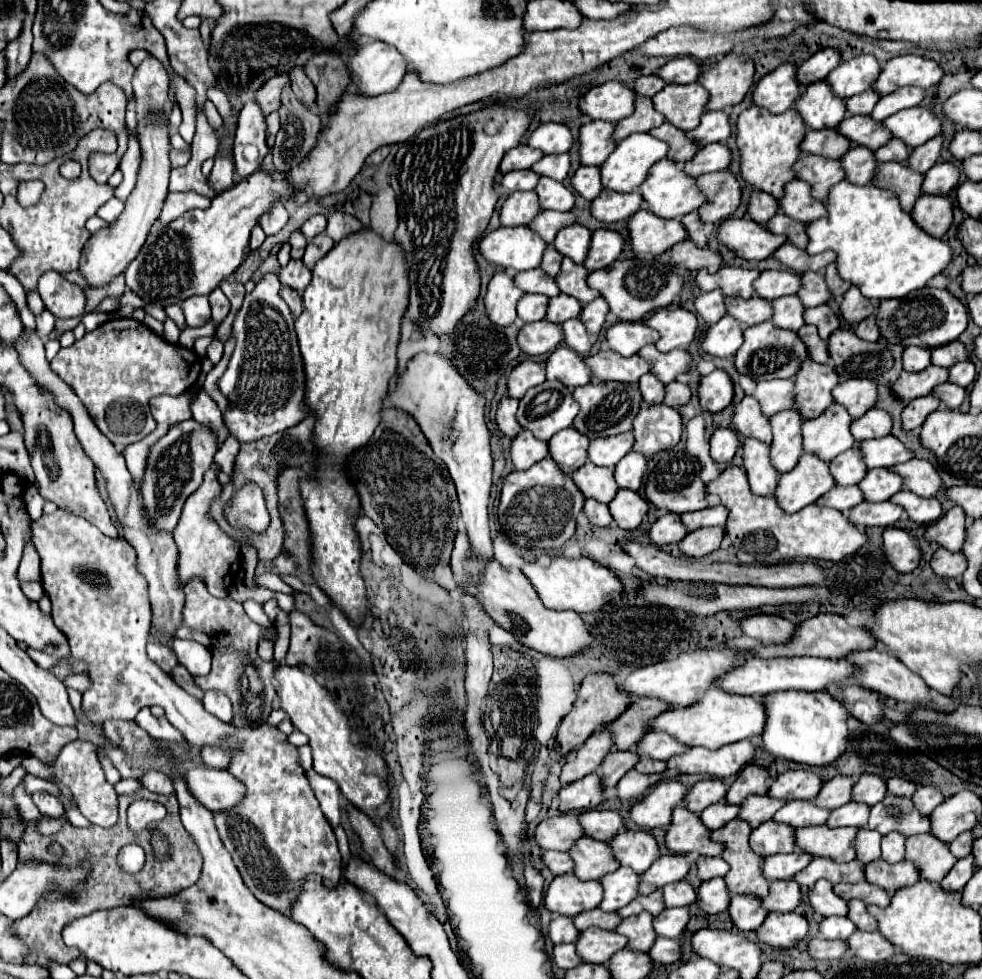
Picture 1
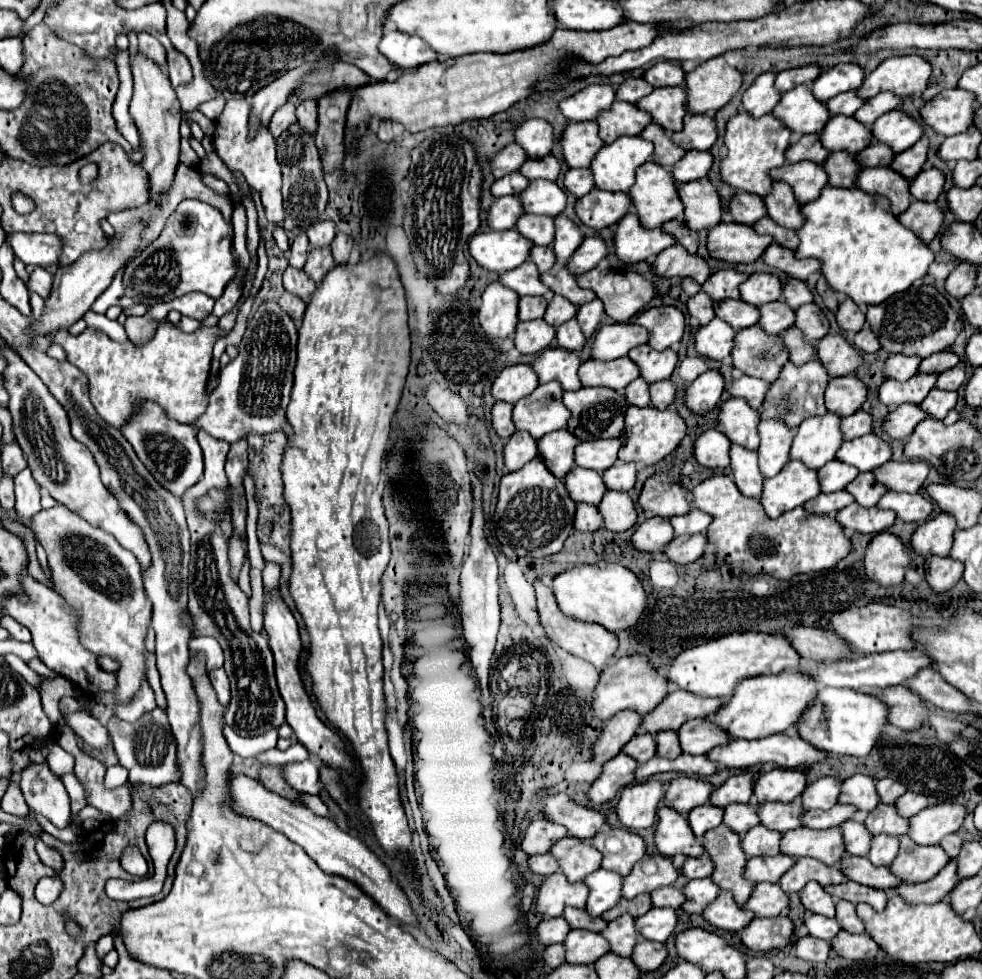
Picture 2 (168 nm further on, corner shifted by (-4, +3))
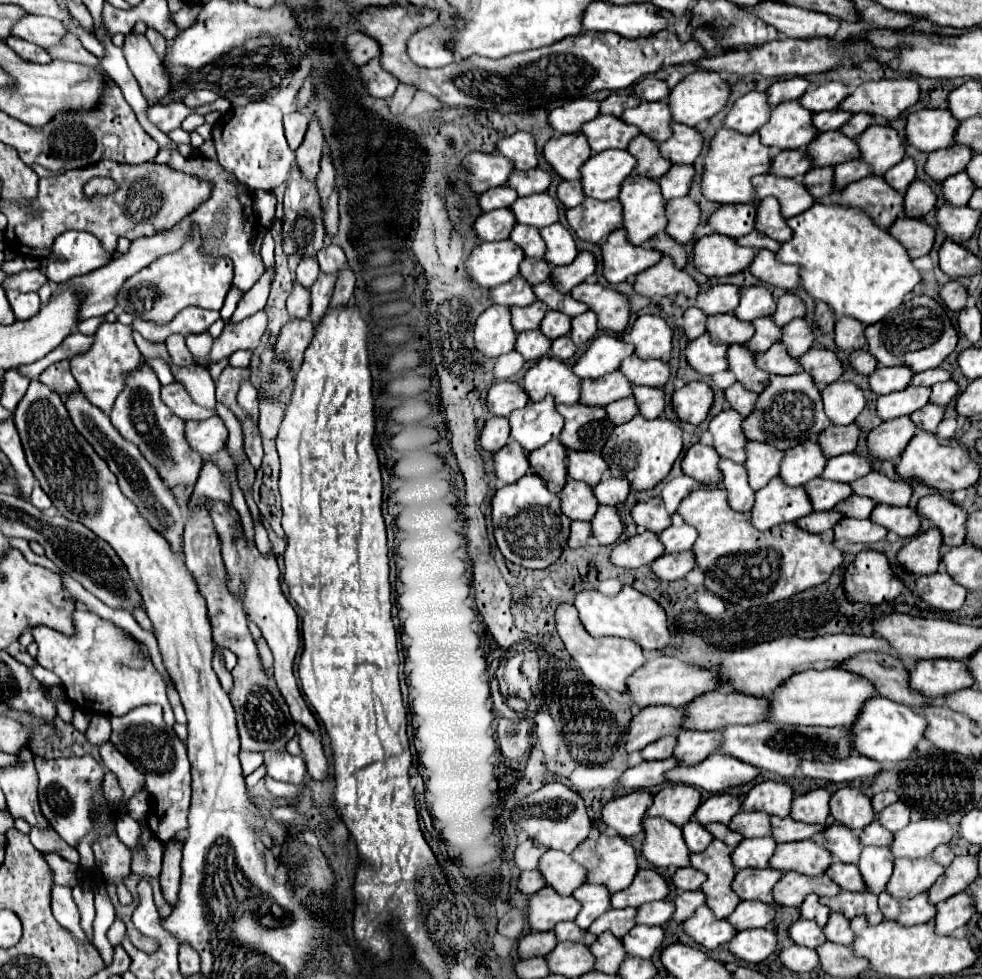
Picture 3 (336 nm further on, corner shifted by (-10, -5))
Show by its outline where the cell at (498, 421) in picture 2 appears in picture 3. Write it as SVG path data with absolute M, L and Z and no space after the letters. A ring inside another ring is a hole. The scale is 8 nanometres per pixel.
M491 416L479 436L479 444L487 452L497 452L497 448L503 448L509 440L509 422L507 418Z

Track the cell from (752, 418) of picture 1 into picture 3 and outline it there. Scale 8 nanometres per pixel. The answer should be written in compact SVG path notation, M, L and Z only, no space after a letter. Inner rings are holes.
M723 410L709 422L709 432L713 436L713 448L721 458L729 458L737 464L745 462L745 436L741 430L743 416L735 410Z

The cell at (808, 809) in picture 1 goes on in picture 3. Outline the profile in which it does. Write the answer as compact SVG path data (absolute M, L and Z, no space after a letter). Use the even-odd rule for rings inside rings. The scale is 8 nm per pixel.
M739 812L727 824L733 832L739 832L743 838L771 836L769 816L765 812Z

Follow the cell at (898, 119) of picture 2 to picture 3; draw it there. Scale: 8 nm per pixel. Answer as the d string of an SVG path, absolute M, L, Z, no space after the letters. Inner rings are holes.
M871 124L871 128L857 138L857 144L861 150L861 160L871 164L871 174L883 176L905 156L903 140L891 126Z

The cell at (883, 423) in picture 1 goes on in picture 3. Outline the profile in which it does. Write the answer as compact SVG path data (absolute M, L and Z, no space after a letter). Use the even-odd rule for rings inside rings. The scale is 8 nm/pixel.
M855 424L829 426L817 436L817 444L823 448L823 456L833 458L845 452L853 452L859 440L859 428Z

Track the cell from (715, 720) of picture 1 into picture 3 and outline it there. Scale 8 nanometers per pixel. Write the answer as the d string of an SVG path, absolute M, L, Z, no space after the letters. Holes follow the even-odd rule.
M843 668L807 670L791 676L775 690L769 720L797 726L851 726L855 724L855 716L859 716L859 708L863 708L863 700L875 694L875 686L855 672L845 672Z

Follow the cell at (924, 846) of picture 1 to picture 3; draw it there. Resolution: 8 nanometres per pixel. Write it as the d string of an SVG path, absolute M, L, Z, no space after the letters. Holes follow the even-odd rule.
M899 858L895 860L891 880L887 882L887 892L891 892L895 898L913 898L929 890L943 872L945 868L933 858Z

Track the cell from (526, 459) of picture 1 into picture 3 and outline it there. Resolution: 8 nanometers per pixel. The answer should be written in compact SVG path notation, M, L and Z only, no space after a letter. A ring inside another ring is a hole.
M511 440L509 444L505 444L505 448L499 448L493 454L493 470L499 482L503 484L517 482L521 476L529 472L527 452L517 442Z

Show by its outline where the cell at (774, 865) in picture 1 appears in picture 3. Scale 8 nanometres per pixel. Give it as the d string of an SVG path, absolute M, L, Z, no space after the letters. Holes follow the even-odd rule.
M745 868L735 874L733 892L741 900L759 900L765 904L773 904L771 890L781 880L781 876L783 872L773 870L773 868L763 868L763 870Z

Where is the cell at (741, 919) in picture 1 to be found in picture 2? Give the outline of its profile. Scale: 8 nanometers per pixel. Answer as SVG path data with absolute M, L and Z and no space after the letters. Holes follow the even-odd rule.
M723 890L717 896L717 900L703 910L703 918L711 926L715 926L719 930L741 932L741 928L745 928L745 924L749 924L753 920L753 914L751 912L743 912L741 904L737 904L733 900L733 894Z

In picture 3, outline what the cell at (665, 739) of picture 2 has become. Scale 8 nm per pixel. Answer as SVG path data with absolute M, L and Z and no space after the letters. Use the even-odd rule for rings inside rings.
M681 732L677 738L675 758L683 764L697 764L715 752L715 744L719 744L719 732Z

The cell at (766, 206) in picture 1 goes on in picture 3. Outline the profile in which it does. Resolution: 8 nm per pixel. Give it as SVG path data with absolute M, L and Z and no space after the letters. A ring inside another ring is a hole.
M725 204L725 206L719 206L707 218L707 224L717 234L723 234L729 238L739 238L753 230L755 212L757 210L751 204L731 204L731 206Z

